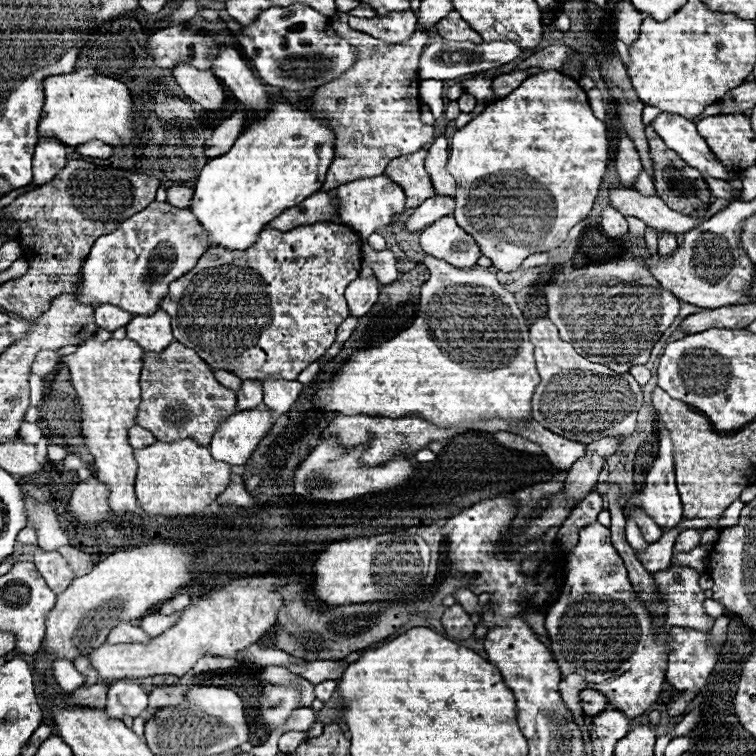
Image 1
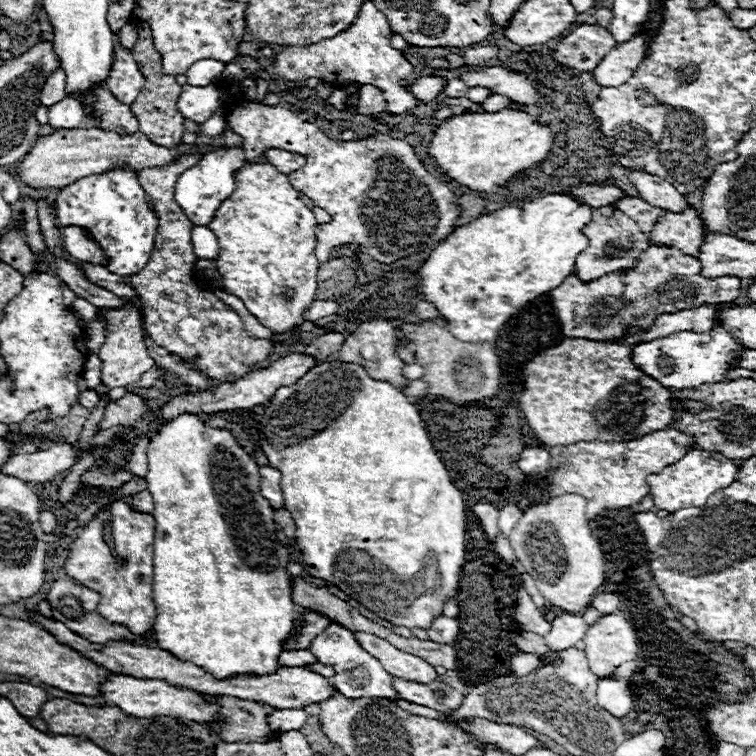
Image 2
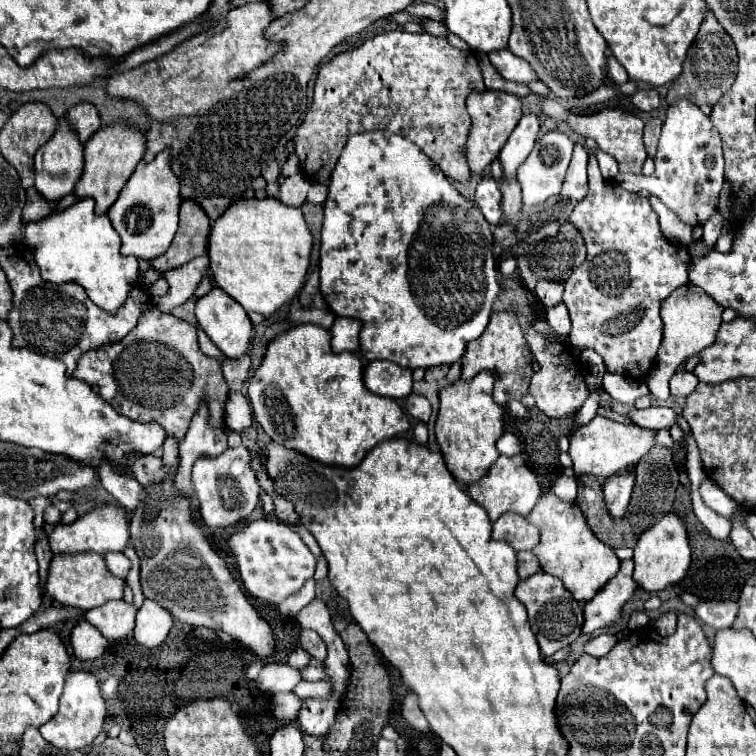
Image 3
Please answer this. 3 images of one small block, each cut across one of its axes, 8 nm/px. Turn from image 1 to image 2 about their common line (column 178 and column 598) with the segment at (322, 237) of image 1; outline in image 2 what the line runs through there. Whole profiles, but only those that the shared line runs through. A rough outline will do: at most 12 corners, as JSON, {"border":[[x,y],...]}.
{"border":[[650,244],[632,270],[550,290],[564,338],[616,342],[660,314],[732,302],[740,278]]}

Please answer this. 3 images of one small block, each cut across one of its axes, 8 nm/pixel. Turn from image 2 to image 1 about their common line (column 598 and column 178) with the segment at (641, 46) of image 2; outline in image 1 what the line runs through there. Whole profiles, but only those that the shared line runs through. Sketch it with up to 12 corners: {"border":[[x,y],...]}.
{"border":[[188,64],[172,76],[204,110],[222,108],[224,88],[212,72]]}

